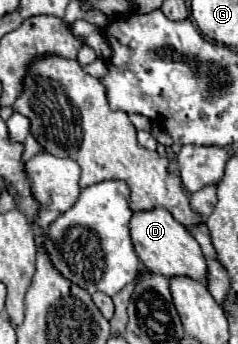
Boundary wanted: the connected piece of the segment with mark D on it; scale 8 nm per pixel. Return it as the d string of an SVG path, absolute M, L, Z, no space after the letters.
M152 208L136 212L130 220L130 236L138 258L150 272L164 274L166 278L190 276L196 280L206 280L206 262L200 244L180 222L172 218L172 214L168 214L168 210Z

